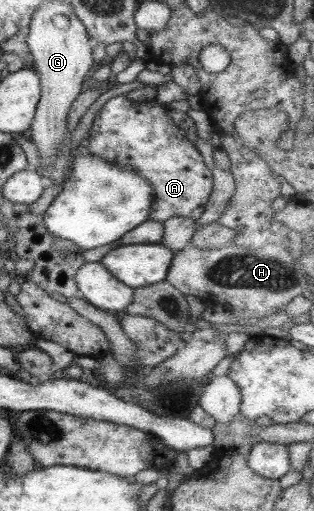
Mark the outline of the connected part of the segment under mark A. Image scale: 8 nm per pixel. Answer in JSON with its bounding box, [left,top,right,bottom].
[81,95,212,223]

